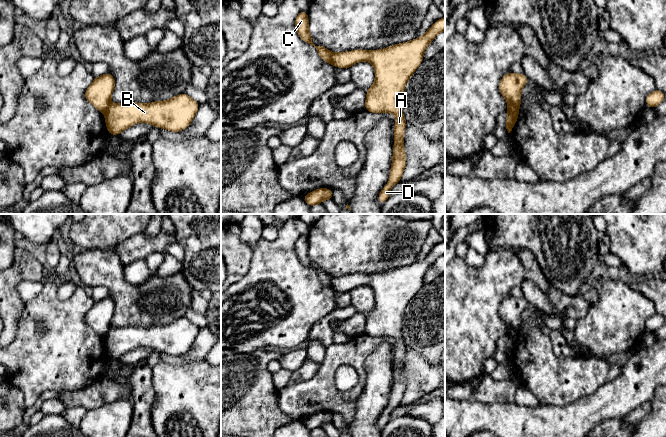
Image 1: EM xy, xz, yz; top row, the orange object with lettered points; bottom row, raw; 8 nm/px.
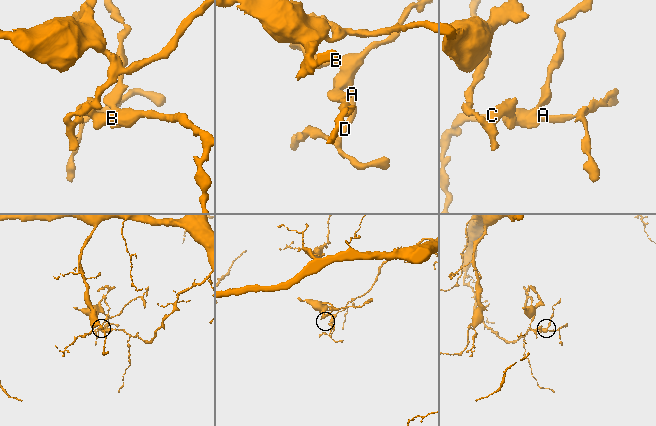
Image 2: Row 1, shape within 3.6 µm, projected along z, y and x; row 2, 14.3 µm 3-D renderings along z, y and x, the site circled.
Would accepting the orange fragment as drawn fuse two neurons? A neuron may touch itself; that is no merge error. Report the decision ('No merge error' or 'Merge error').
Merge error

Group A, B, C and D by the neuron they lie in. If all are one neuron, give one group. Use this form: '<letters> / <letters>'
A B D / C

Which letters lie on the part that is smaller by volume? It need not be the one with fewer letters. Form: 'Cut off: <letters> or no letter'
Cut off: C

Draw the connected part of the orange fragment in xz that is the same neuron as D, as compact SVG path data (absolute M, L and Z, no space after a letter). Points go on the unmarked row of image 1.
M445 240L437 244L423 260L409 266L392 269L388 272L380 274L368 275L357 273L342 277L332 277L332 288L334 289L334 291L341 293L350 292L352 289L359 285L370 286L375 293L375 306L366 315L367 320L365 326L365 334L371 337L388 336L396 340L394 352L395 364L391 395L388 408L383 411L382 415L378 419L378 426L380 428L384 428L384 426L390 421L390 414L392 410L400 406L404 392L406 390L406 378L404 375L403 365L406 343L404 342L402 335L404 312L407 308L408 303L412 300L412 298L424 284L423 277L426 274L426 271L434 264L436 259L442 255L445 255Z

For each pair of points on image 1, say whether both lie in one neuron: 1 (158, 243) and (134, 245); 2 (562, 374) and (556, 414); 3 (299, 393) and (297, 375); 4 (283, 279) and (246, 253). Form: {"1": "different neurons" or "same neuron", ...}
{"1": "same neuron", "2": "different neurons", "3": "different neurons", "4": "different neurons"}

